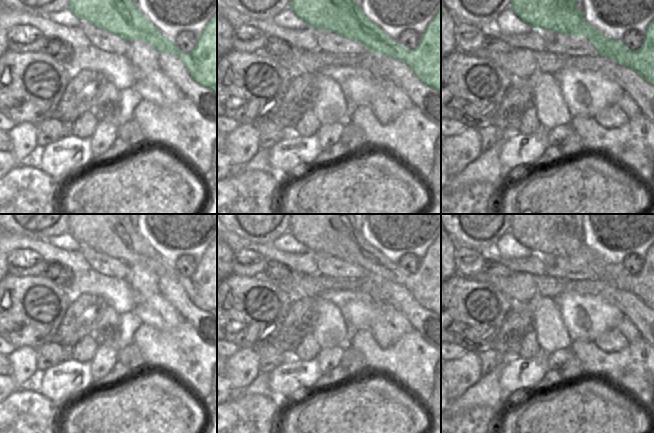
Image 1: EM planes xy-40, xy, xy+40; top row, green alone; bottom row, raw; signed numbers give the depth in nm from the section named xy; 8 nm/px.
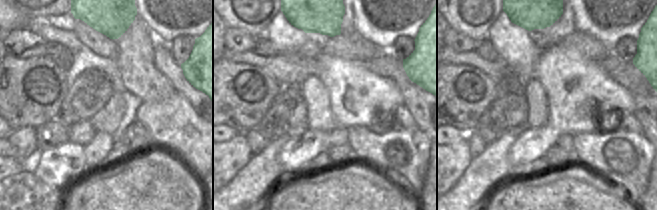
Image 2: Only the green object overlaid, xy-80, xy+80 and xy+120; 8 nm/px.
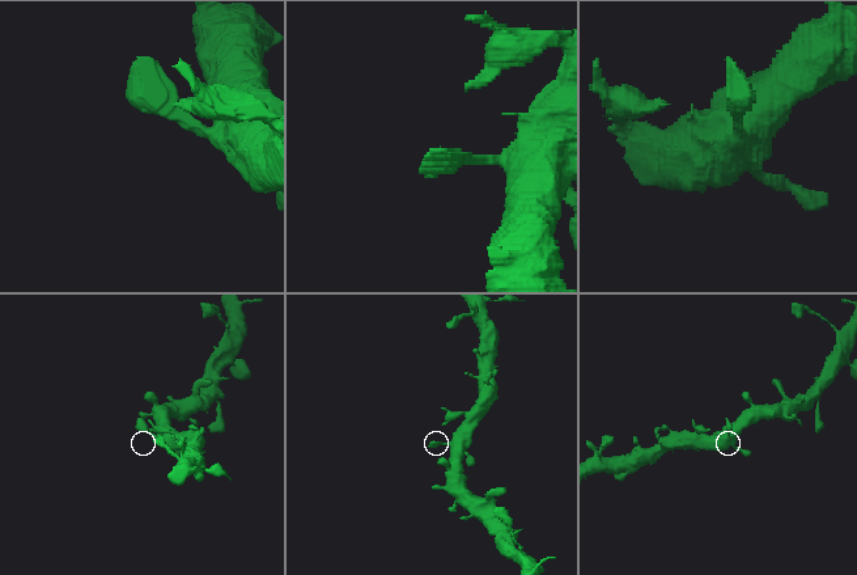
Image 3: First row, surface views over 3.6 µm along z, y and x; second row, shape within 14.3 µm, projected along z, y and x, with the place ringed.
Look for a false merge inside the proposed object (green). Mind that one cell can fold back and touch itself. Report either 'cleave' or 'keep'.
cleave

